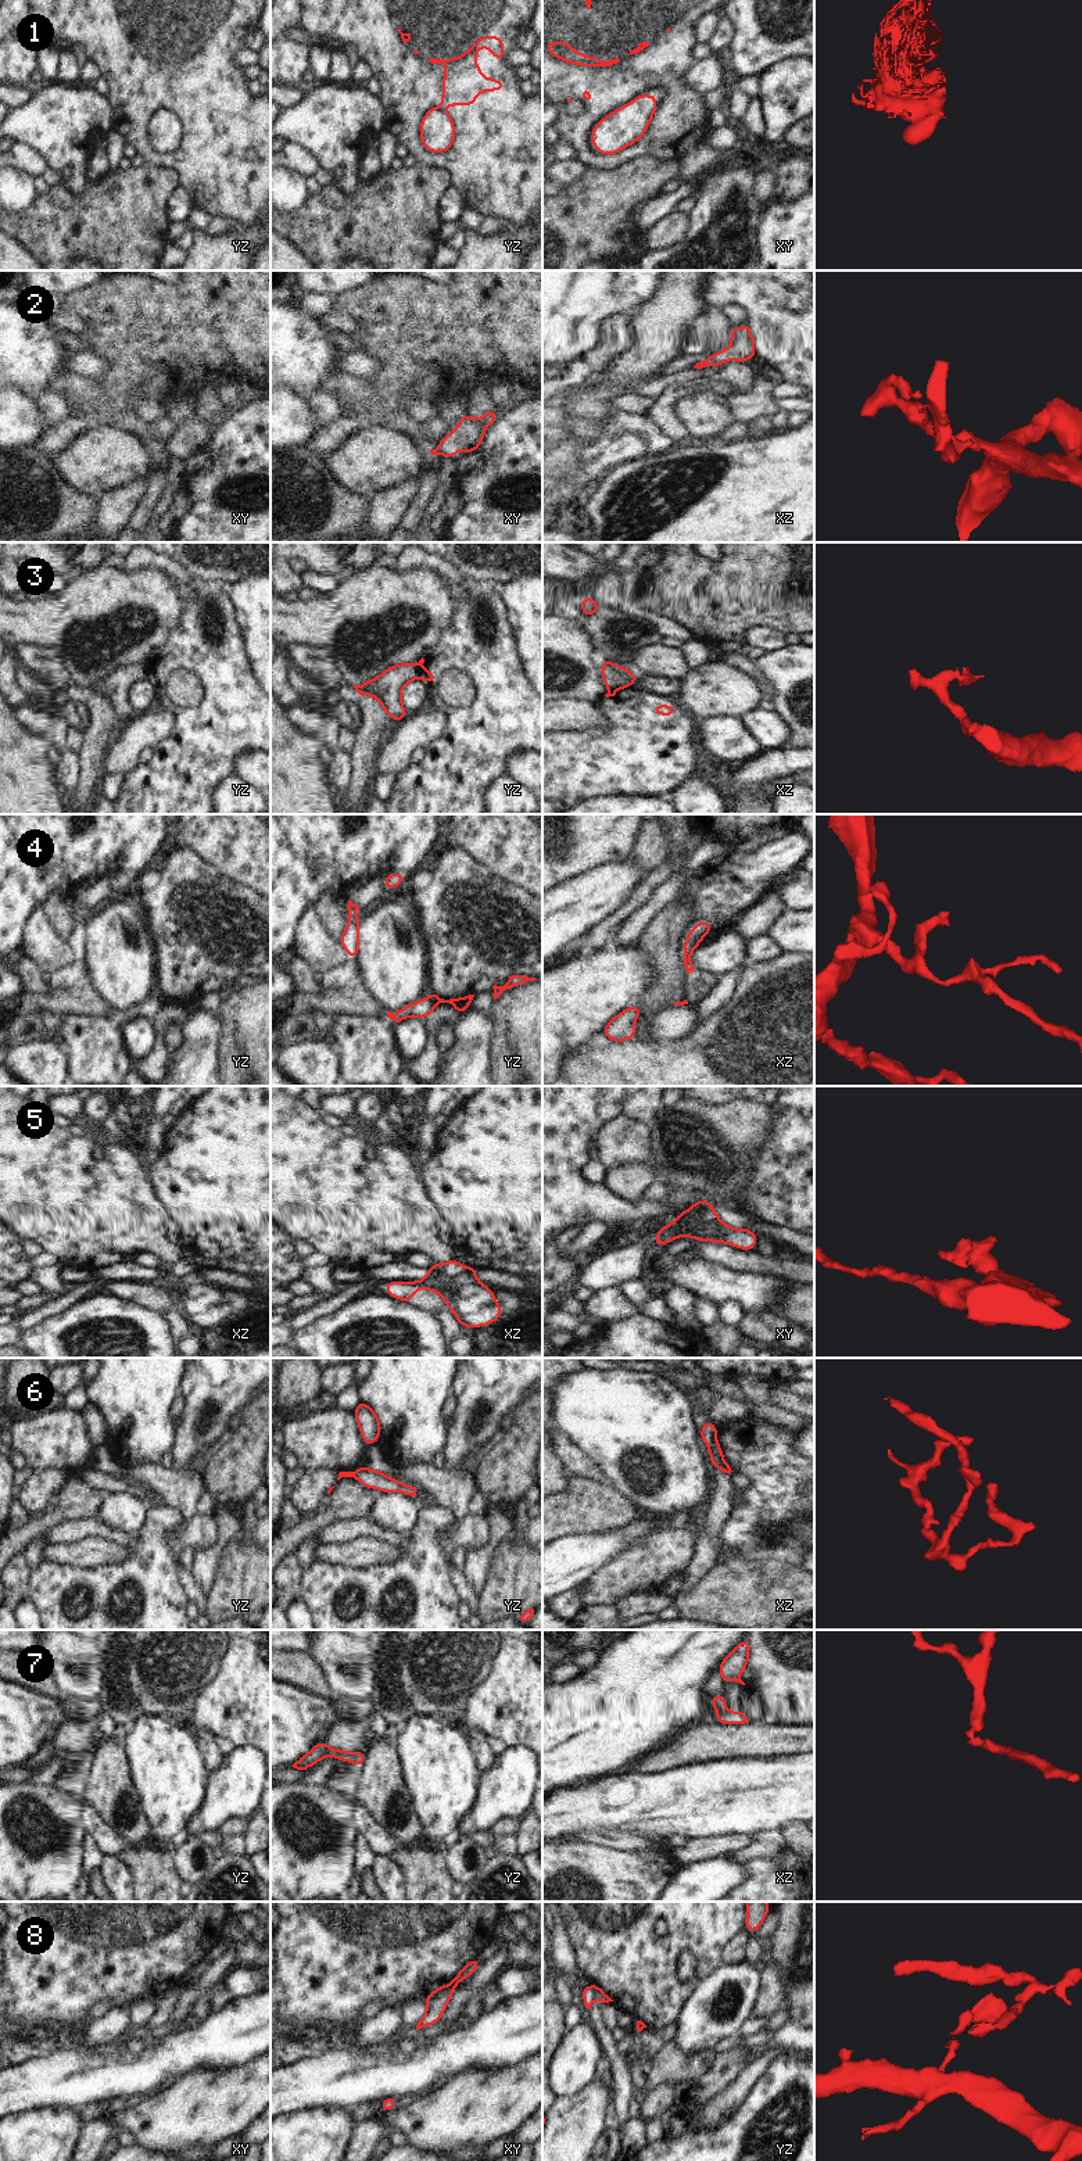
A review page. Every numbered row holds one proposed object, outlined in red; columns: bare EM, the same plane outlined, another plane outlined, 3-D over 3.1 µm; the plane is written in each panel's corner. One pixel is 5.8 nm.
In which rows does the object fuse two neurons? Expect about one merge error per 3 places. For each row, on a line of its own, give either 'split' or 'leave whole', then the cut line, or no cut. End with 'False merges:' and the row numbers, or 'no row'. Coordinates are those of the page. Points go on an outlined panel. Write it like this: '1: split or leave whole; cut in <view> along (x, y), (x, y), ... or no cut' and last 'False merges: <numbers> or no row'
1: split; cut in yz along (432, 107), (437, 108)
2: leave whole; no cut
3: split; cut in yz along (418, 663), (419, 676)
4: leave whole; no cut
5: split; cut in xz along (466, 1267), (454, 1278), (454, 1298), (448, 1305)
6: split; cut in xz along (715, 1441), (709, 1448)
7: split; cut in xz along (727, 1710), (719, 1713)
8: split; cut in yz along (591, 1984), (595, 1996)
False merges: 1, 3, 5, 6, 7, 8

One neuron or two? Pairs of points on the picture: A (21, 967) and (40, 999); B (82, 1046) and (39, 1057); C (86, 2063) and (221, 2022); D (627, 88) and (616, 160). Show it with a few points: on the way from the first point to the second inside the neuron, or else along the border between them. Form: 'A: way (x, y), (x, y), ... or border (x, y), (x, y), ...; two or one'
A: border (53, 986), (45, 992), (25, 992), (22, 989); two
B: border (57, 1034), (65, 1045), (70, 1071); two
C: way (119, 2064), (153, 2064), (187, 2047); one
D: way (602, 104), (584, 122), (584, 147), (591, 154); one

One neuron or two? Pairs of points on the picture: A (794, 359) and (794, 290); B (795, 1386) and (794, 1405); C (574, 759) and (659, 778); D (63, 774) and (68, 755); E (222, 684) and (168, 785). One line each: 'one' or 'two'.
A: one
B: two
C: one
D: one
E: one

